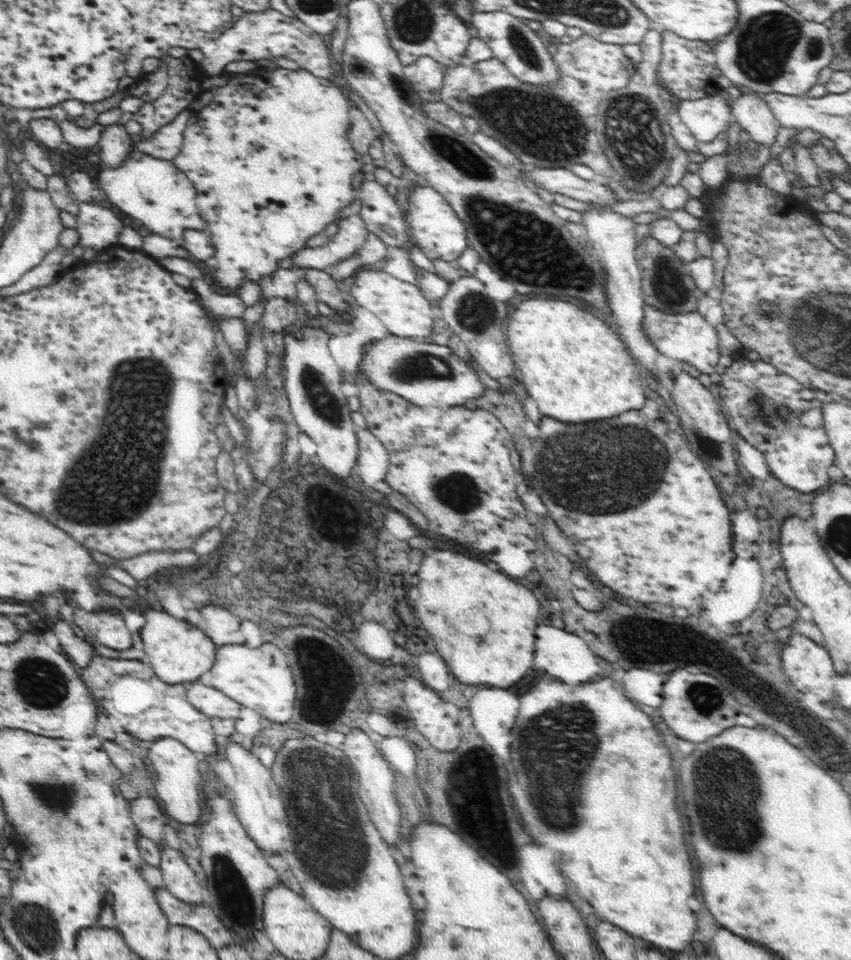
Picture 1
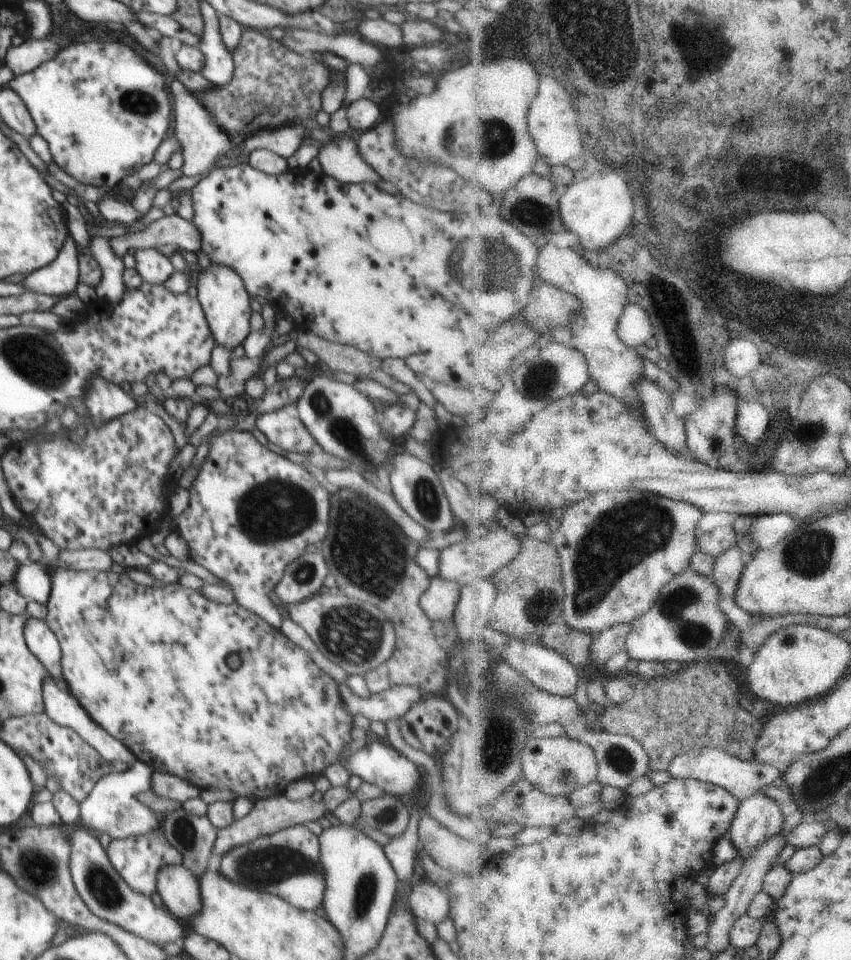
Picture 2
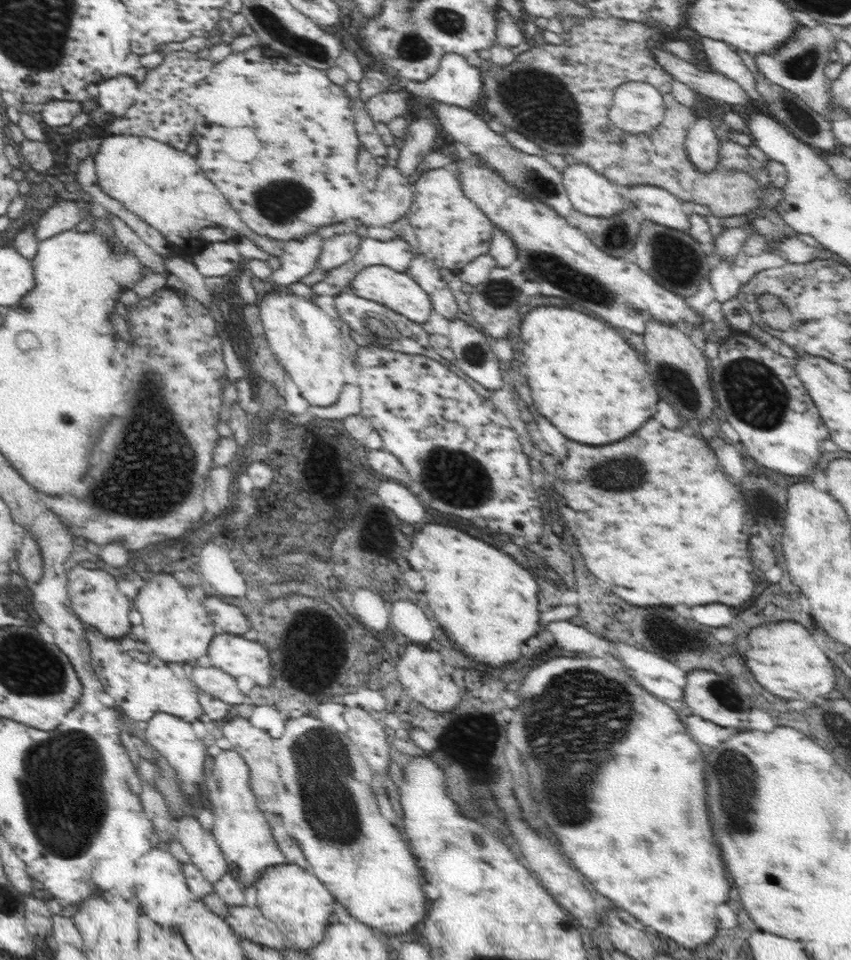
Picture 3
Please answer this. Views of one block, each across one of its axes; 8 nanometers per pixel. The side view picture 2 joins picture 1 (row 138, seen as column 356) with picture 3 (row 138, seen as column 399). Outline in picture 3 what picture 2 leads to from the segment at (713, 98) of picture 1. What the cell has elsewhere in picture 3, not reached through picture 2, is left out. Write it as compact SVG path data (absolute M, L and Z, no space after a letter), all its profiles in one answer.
M697 117L685 140L686 153L694 168L707 173L718 168L720 141L715 121Z

